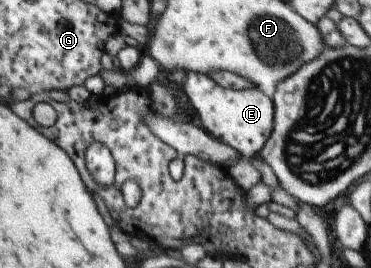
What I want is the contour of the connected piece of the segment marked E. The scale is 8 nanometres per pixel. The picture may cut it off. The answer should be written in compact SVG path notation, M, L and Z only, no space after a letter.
M184 71L185 82L182 91L196 109L200 123L215 139L230 145L242 158L258 157L267 143L274 126L274 105L272 98L267 97L258 87L234 90L225 88L213 81L207 74L199 71Z

